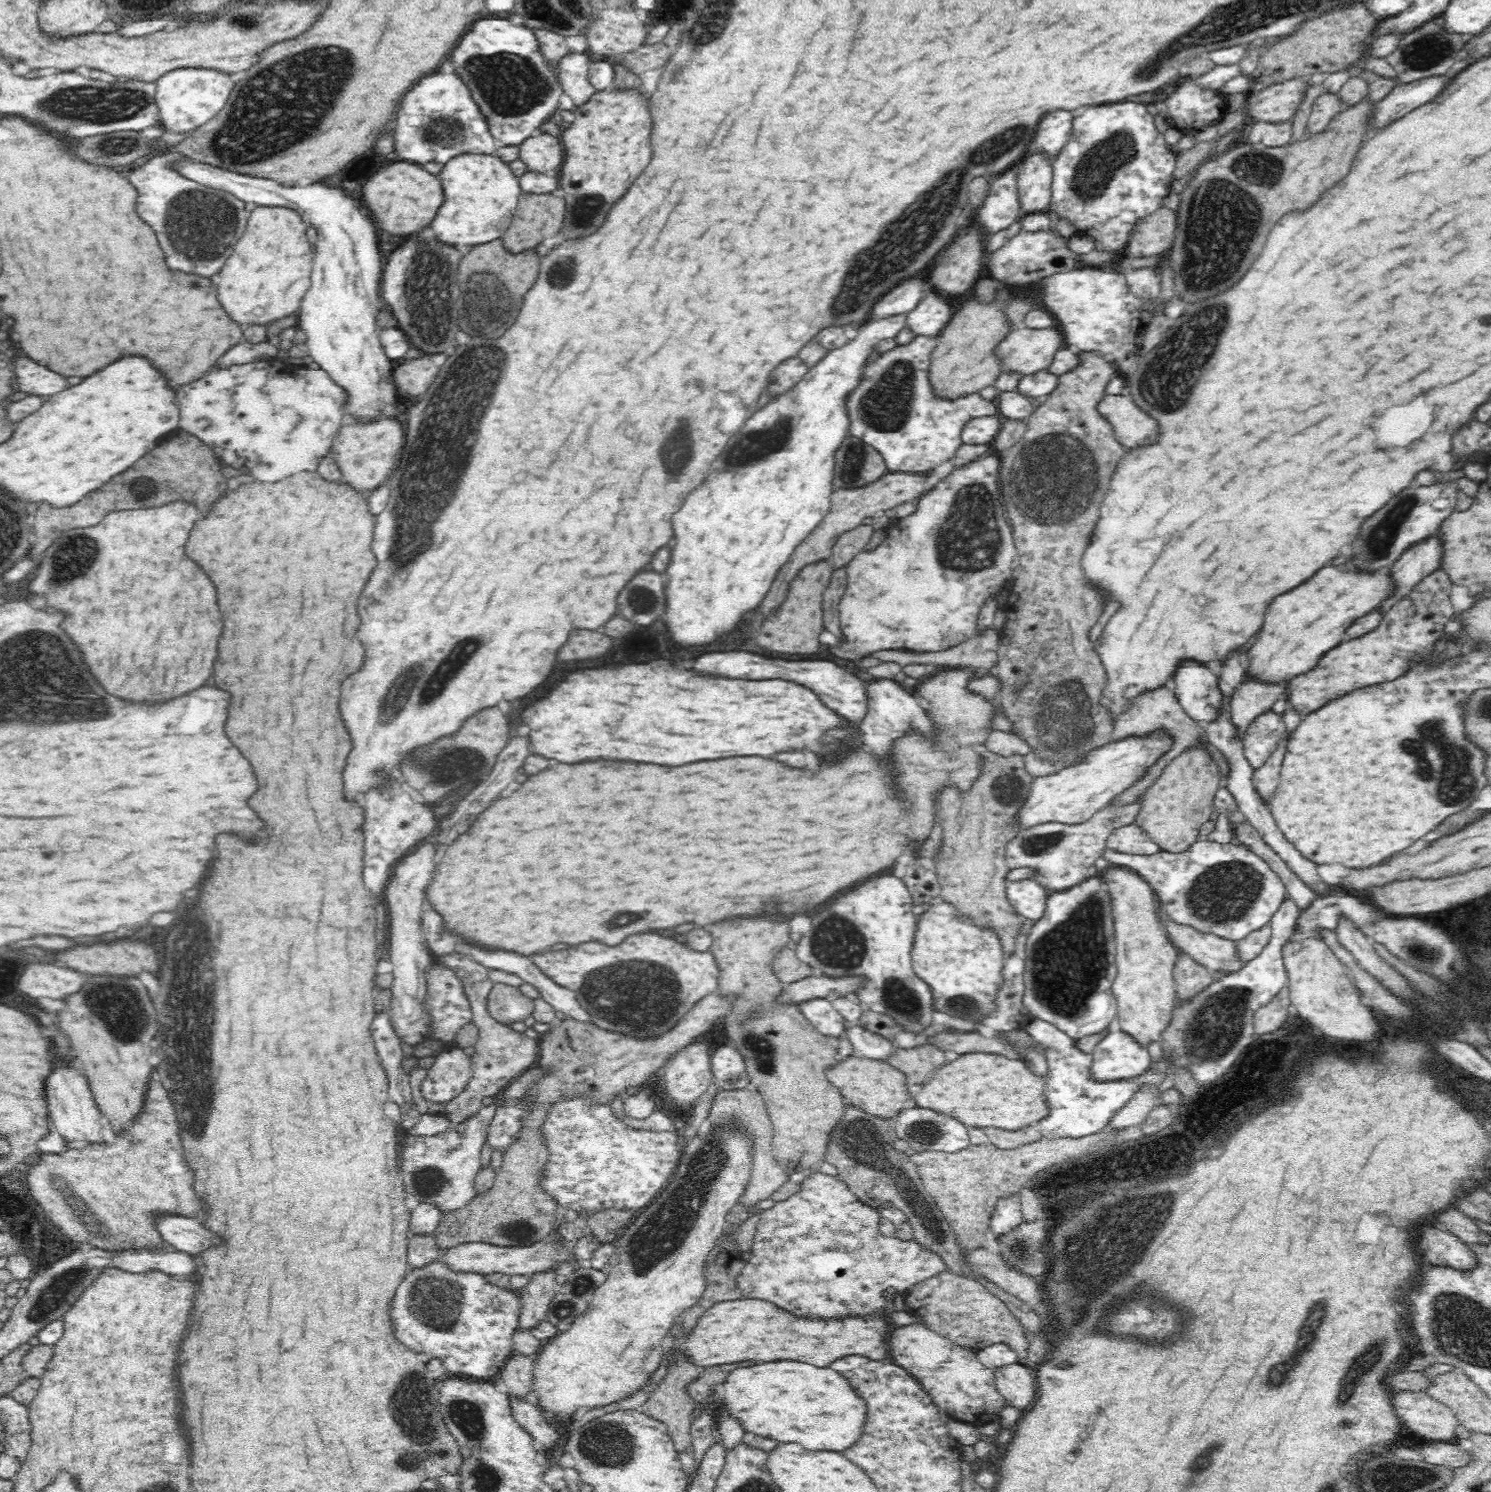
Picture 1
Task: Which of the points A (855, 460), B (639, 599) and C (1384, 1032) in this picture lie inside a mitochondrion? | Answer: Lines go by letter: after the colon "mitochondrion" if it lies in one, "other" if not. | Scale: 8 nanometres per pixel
A: mitochondrion
B: mitochondrion
C: other

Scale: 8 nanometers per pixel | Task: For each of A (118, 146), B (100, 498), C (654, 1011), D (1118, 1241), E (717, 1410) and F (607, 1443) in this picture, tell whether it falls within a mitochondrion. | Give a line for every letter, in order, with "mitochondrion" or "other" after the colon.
A: mitochondrion
B: other
C: mitochondrion
D: mitochondrion
E: other
F: mitochondrion

